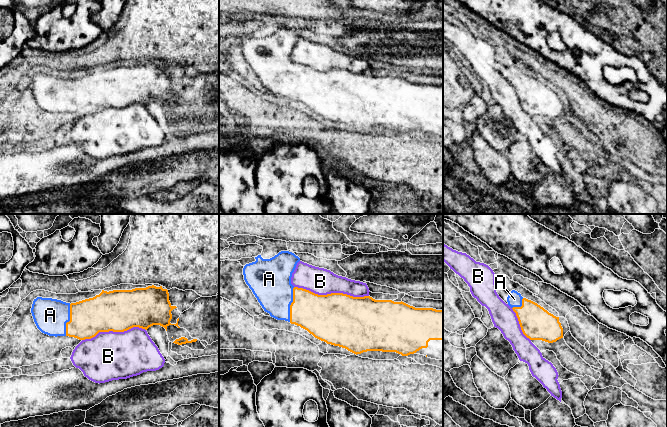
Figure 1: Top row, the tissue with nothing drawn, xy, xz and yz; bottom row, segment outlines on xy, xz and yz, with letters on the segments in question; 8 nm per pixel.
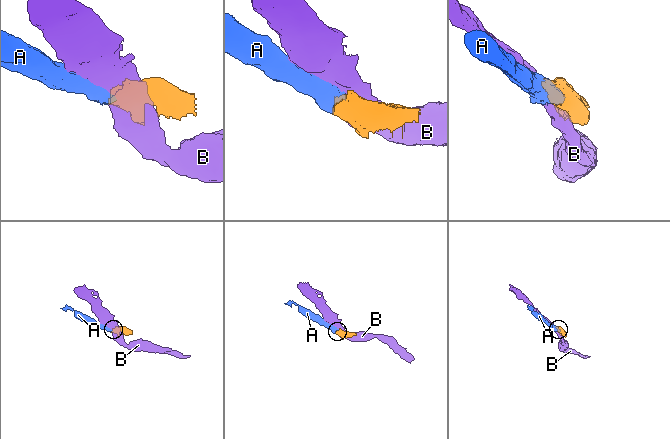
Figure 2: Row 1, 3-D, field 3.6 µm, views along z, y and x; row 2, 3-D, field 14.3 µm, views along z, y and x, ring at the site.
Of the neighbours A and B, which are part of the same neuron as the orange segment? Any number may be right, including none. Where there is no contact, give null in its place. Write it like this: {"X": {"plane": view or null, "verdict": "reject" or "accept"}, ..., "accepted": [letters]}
{"A": {"plane": "xz", "verdict": "accept"}, "B": {"plane": "xz", "verdict": "reject"}, "accepted": ["A"]}

